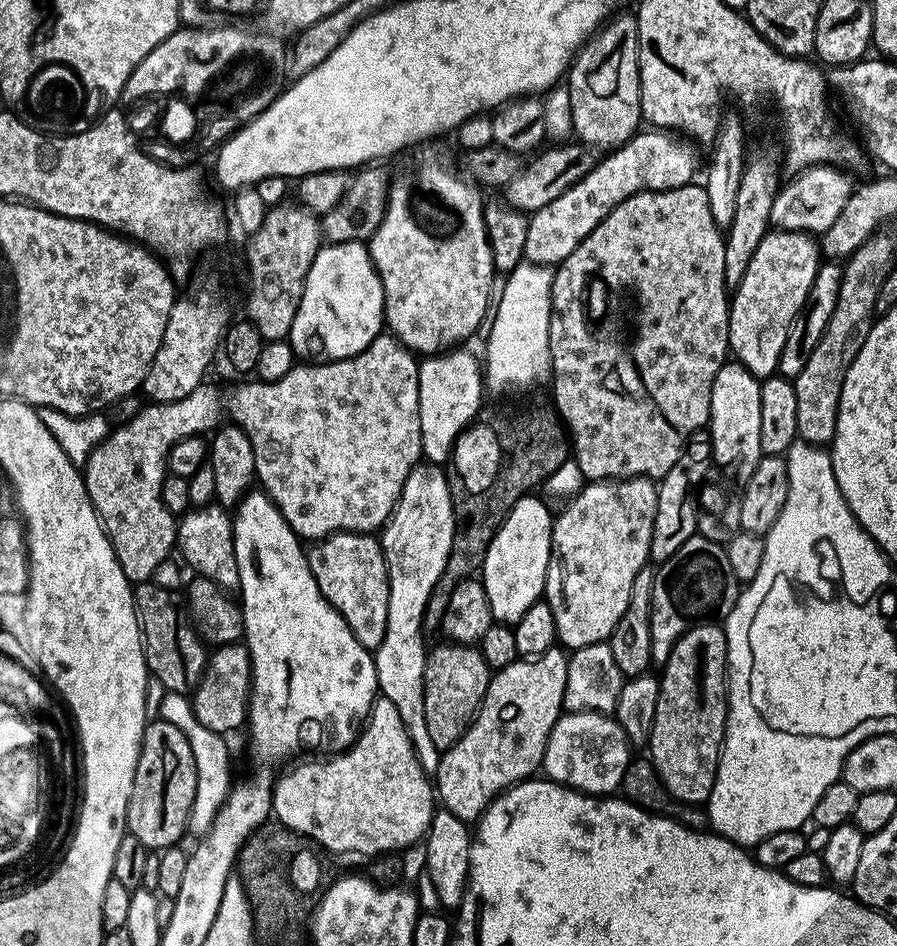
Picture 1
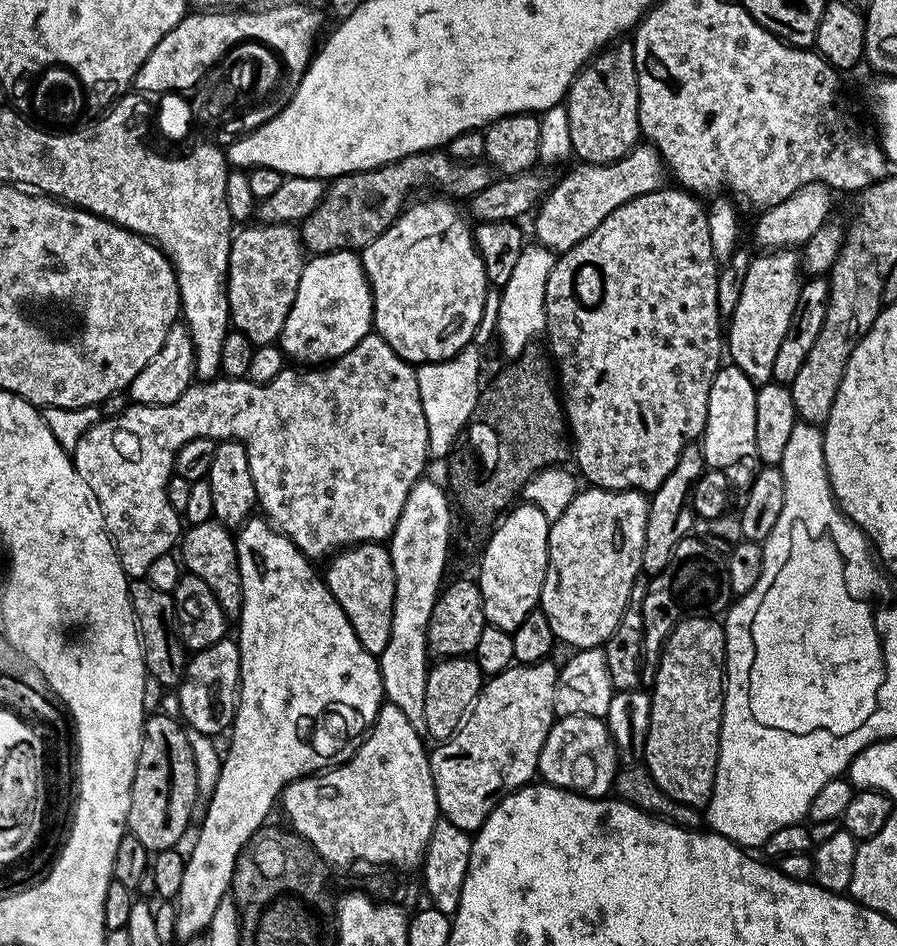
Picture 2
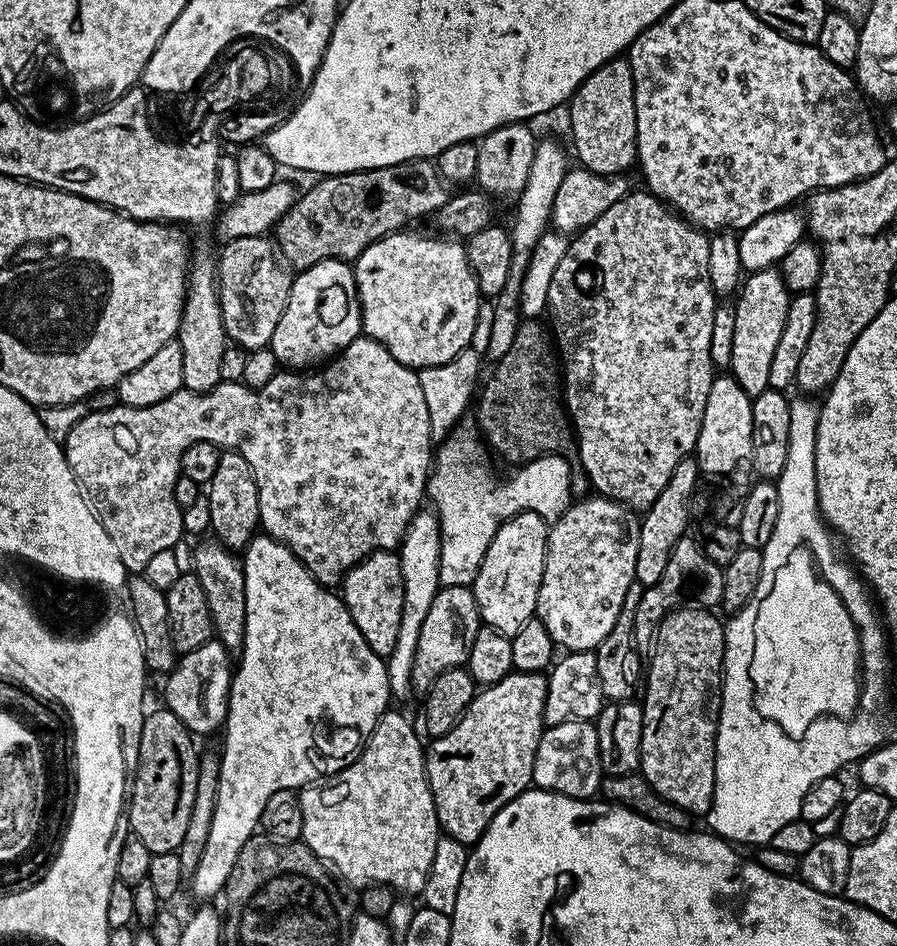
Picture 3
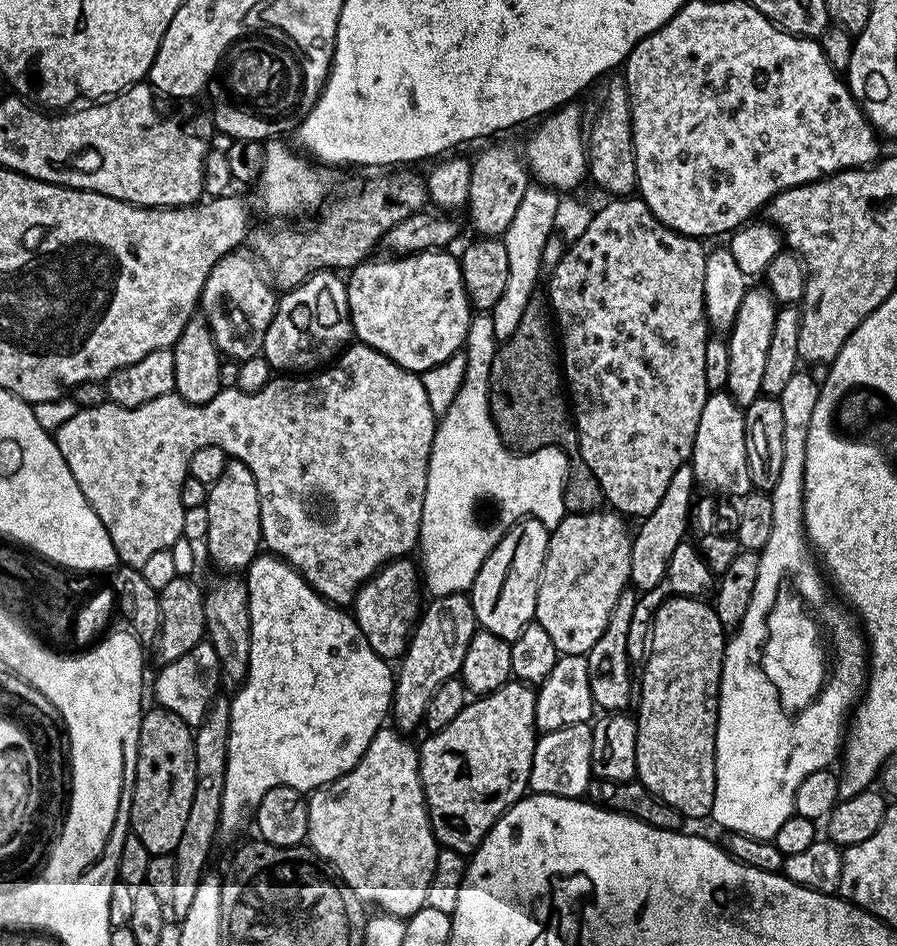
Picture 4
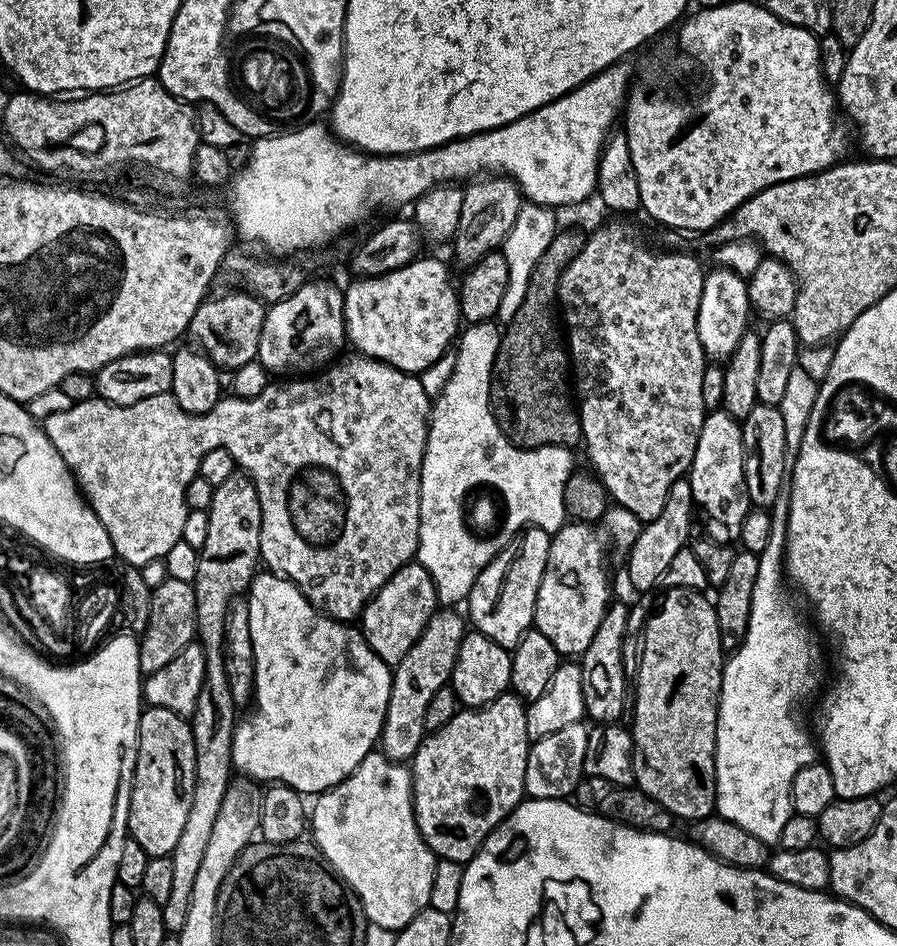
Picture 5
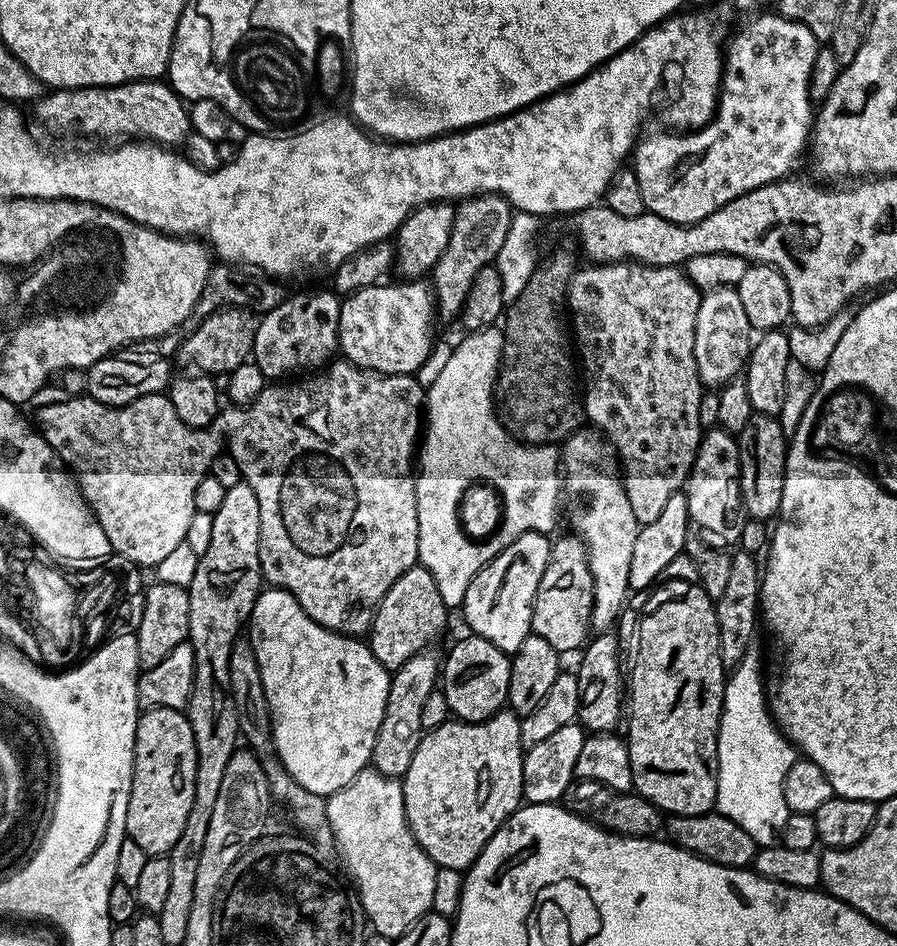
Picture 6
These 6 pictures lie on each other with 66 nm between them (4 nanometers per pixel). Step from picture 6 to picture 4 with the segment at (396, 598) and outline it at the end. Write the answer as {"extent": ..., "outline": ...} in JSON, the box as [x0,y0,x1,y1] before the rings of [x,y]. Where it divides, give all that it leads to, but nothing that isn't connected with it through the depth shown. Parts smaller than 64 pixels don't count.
{"extent":[350,558,422,662],"outline":[[[412,558],[392,560],[384,565],[356,592],[350,608],[356,618],[356,625],[362,630],[366,642],[383,660],[396,662],[404,655],[413,628],[420,619],[422,600],[422,576],[418,564]]]}

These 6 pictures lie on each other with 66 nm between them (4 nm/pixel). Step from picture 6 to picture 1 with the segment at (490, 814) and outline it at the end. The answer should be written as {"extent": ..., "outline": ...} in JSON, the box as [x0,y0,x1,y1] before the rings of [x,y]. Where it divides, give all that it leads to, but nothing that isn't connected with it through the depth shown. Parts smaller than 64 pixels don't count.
{"extent":[434,646,568,822],"outline":[[[553,646],[541,656],[518,658],[510,666],[495,669],[491,673],[484,701],[480,703],[476,717],[472,719],[472,724],[453,748],[443,749],[434,773],[435,795],[450,814],[465,822],[479,821],[484,811],[492,805],[500,793],[507,792],[512,785],[520,783],[521,780],[529,779],[535,773],[532,771],[543,765],[547,740],[565,711],[567,669],[568,656],[565,649]]]}

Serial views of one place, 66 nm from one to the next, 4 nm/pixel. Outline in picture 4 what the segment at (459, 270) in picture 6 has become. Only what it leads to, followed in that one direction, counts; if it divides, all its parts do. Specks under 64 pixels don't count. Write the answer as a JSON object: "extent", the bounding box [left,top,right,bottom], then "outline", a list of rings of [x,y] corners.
{"extent":[466,144,530,237],"outline":[[[492,144],[481,150],[472,160],[470,174],[470,194],[466,205],[468,220],[477,237],[503,237],[504,231],[510,226],[518,205],[522,202],[522,194],[526,194],[530,183],[528,165],[516,153],[512,144]]]}

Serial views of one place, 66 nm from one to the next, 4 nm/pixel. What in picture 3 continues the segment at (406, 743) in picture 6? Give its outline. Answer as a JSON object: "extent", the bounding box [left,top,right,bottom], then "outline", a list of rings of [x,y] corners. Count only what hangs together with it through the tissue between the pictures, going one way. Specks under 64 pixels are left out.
{"extent":[412,587,482,694],"outline":[[[441,587],[434,602],[430,602],[430,614],[422,621],[422,631],[418,634],[418,650],[414,650],[414,670],[412,686],[417,693],[423,694],[442,674],[451,668],[463,668],[470,658],[470,646],[482,627],[478,602],[471,587]]]}

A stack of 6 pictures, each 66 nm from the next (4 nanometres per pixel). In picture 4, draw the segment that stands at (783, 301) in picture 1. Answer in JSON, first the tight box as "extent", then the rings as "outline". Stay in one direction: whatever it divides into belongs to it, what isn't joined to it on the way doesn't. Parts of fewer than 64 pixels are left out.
{"extent":[726,287,778,409],"outline":[[[763,287],[755,288],[747,291],[742,298],[737,320],[726,336],[730,350],[730,374],[726,391],[743,409],[749,408],[762,395],[762,370],[766,367],[770,338],[774,338],[774,322],[778,311],[778,305],[771,295]]]}

